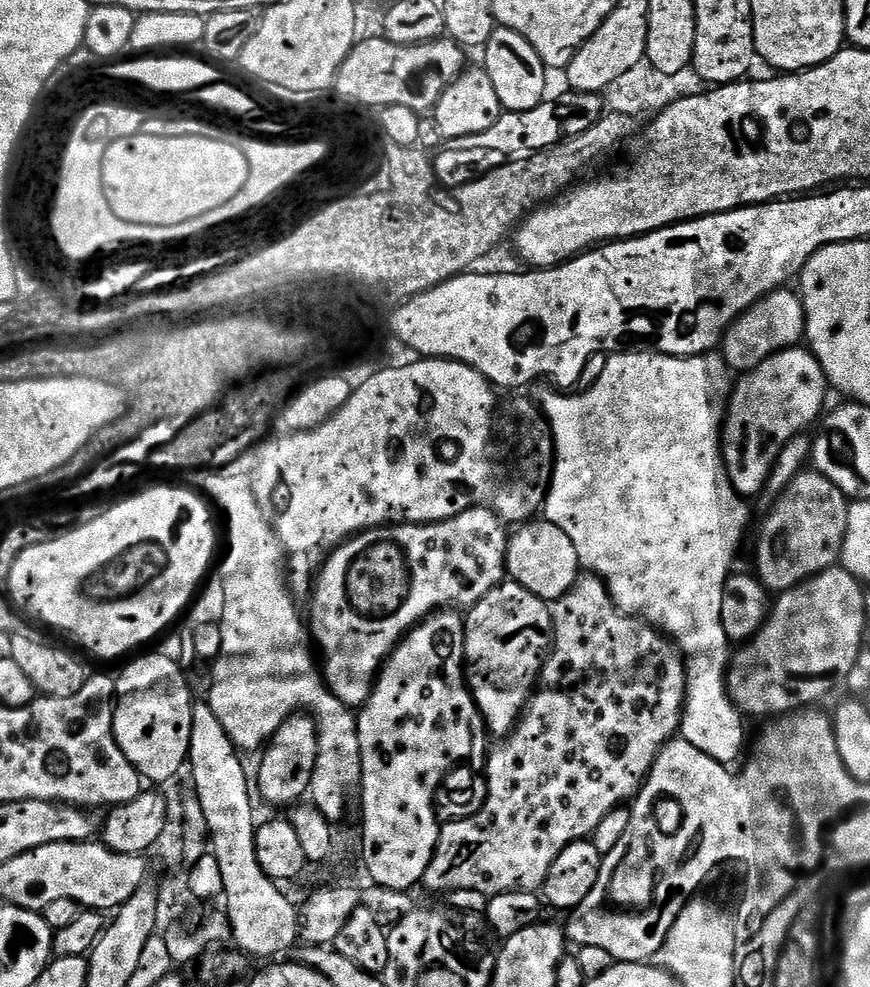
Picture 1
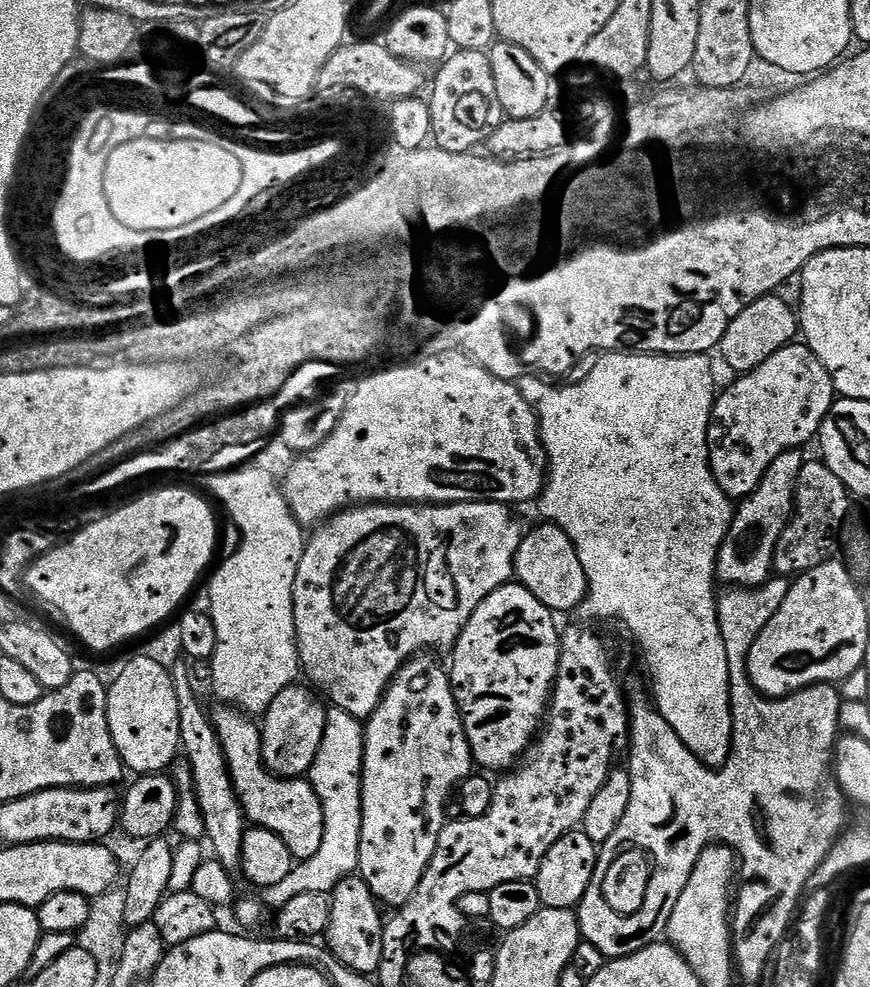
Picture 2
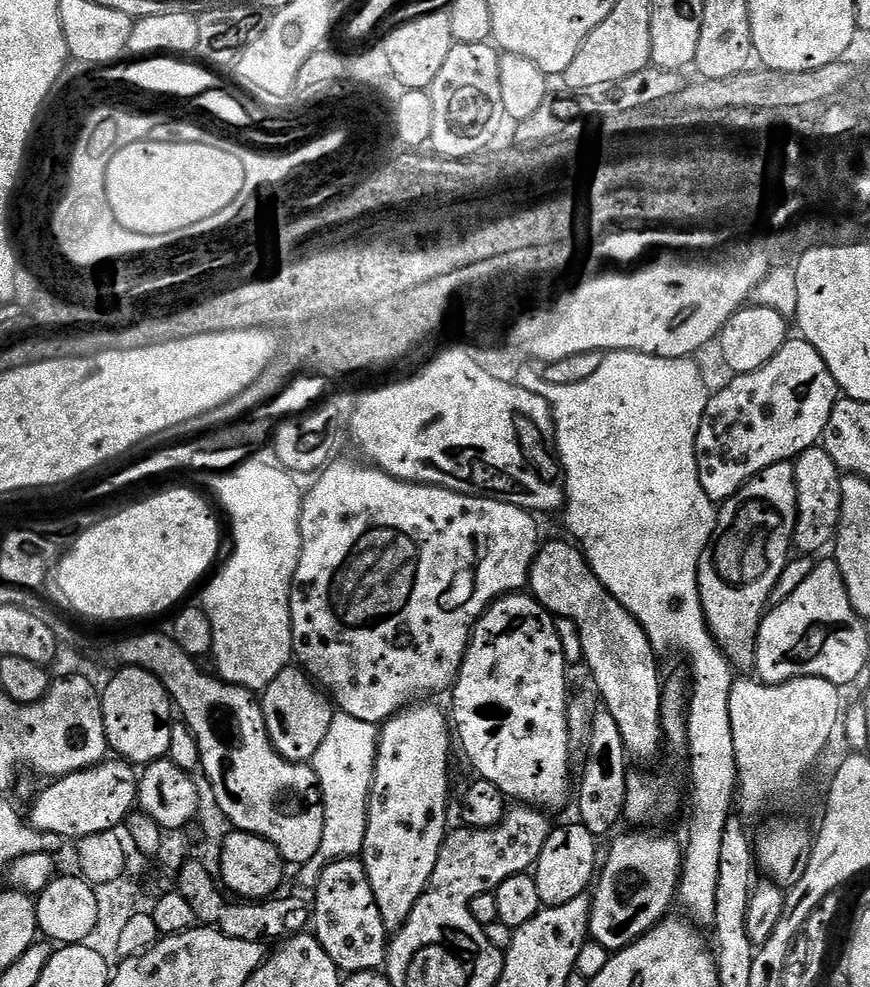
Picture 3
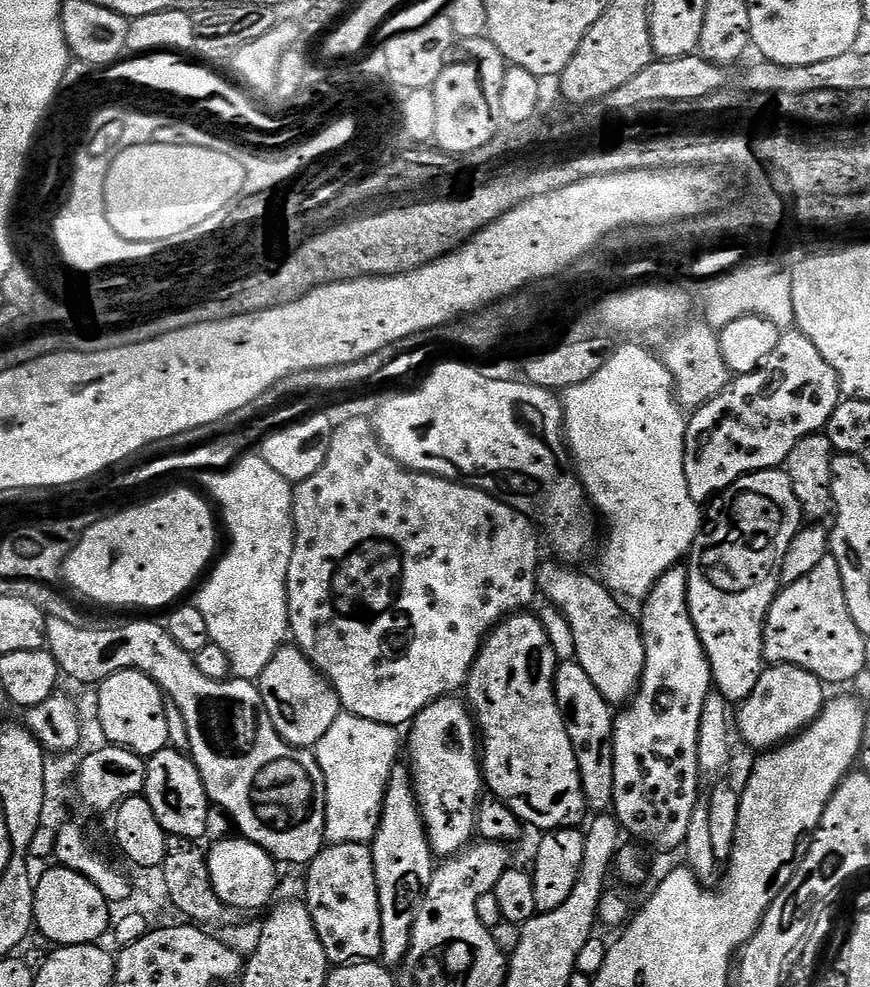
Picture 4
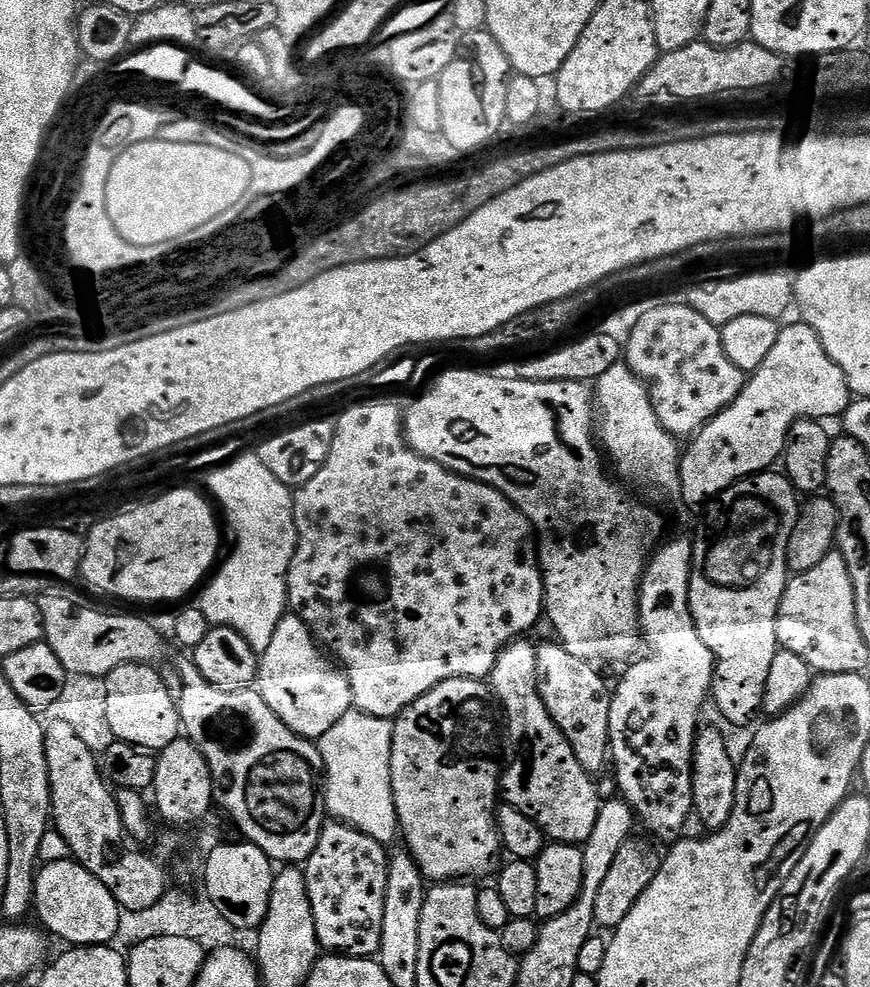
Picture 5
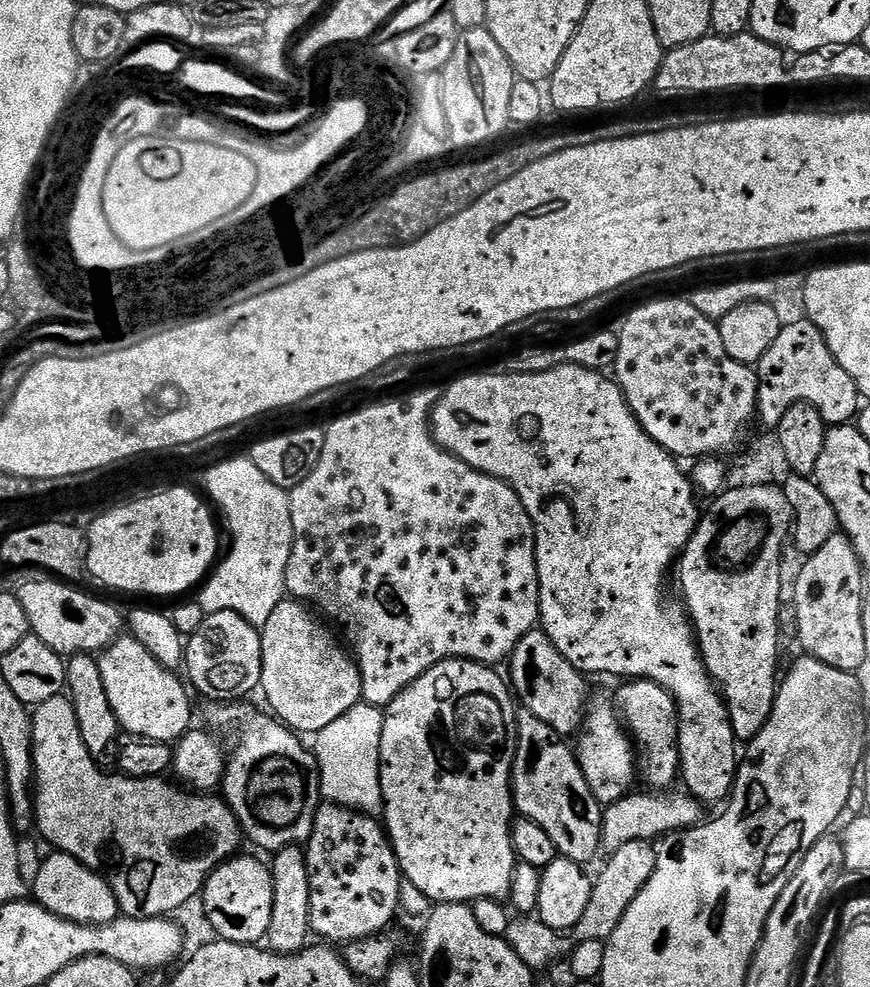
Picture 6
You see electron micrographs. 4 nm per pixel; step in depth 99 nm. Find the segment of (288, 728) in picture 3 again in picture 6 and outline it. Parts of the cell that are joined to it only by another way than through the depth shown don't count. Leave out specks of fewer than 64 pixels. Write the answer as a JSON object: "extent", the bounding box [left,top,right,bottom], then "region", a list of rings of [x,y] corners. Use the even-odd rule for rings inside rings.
{"extent":[260,598,364,734],"region":[[[285,598],[274,614],[266,618],[260,634],[260,688],[273,708],[271,711],[300,734],[321,732],[334,718],[342,718],[346,710],[361,703],[364,694],[359,664],[346,651],[345,645],[339,639],[336,641],[311,614],[301,601]]]}

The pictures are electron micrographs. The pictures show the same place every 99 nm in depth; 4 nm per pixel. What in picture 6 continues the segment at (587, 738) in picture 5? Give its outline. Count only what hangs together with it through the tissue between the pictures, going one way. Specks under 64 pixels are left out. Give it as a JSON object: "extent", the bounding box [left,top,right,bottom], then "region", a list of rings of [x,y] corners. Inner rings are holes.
{"extent":[510,630,590,737],"region":[[[543,630],[528,632],[522,642],[518,642],[510,657],[511,664],[510,687],[515,699],[526,706],[534,718],[546,722],[546,726],[554,729],[559,736],[575,737],[584,727],[586,709],[590,704],[585,673],[577,670],[562,655]]]}

